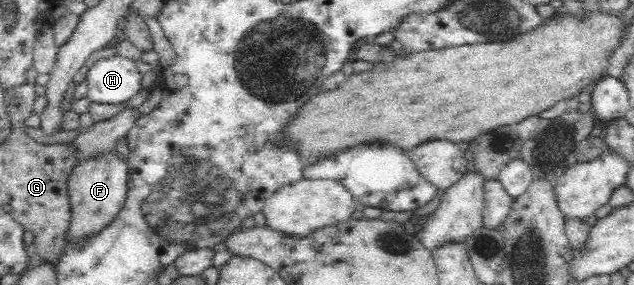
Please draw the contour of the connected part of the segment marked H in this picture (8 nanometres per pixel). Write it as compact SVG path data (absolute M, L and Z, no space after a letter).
M118 54L101 58L86 73L86 97L91 103L124 103L140 91L141 77L133 59Z

